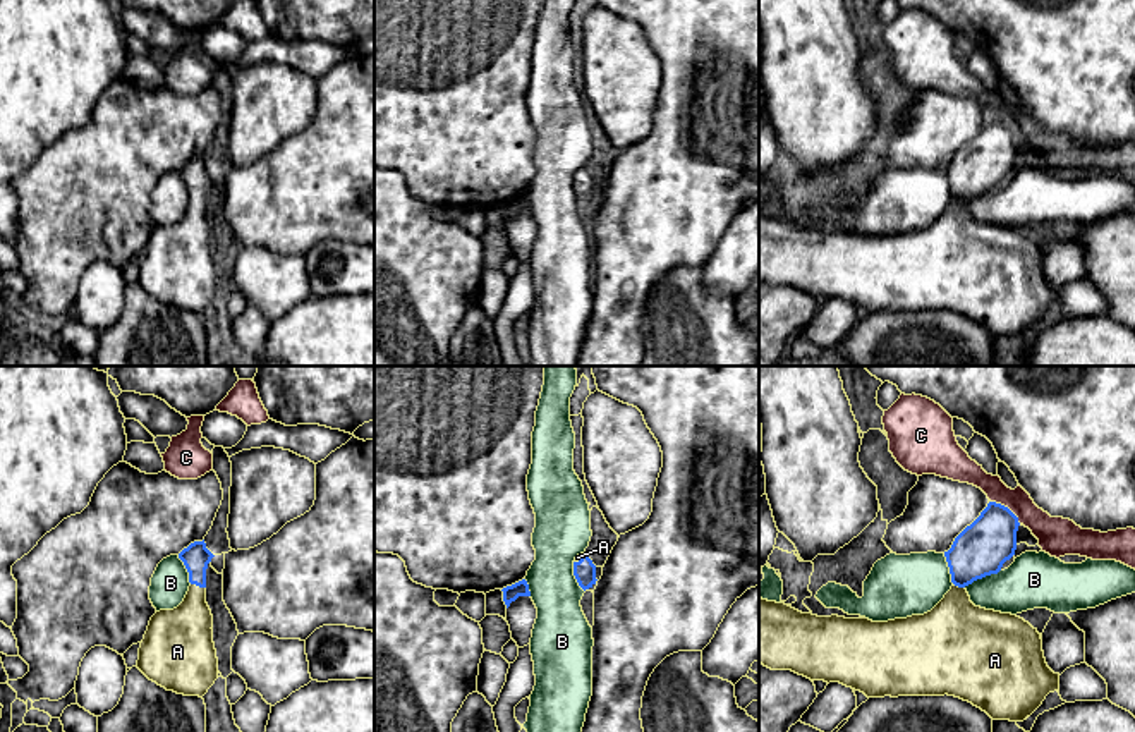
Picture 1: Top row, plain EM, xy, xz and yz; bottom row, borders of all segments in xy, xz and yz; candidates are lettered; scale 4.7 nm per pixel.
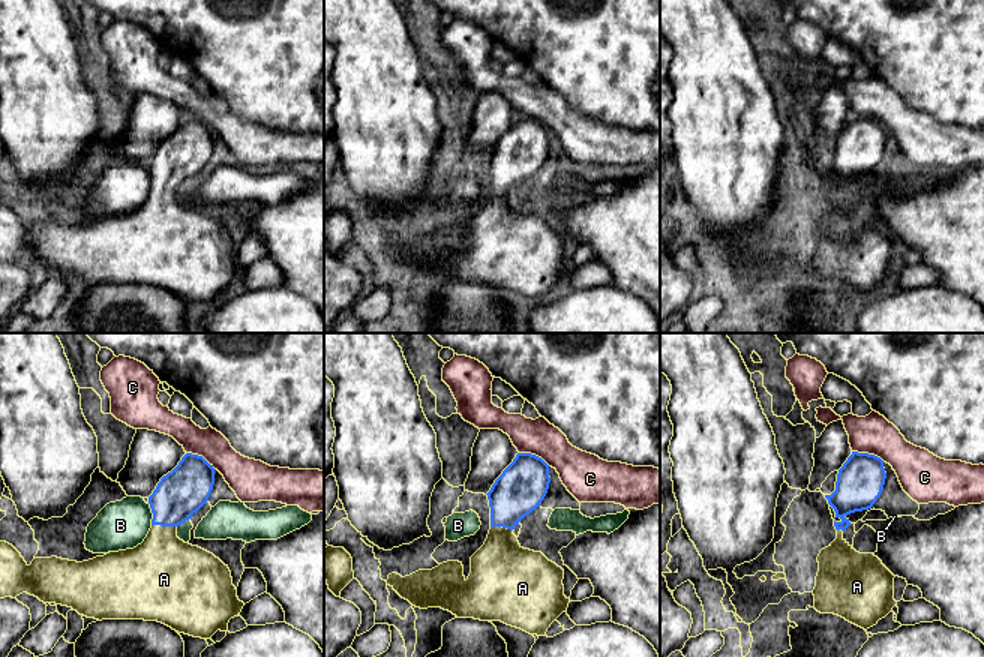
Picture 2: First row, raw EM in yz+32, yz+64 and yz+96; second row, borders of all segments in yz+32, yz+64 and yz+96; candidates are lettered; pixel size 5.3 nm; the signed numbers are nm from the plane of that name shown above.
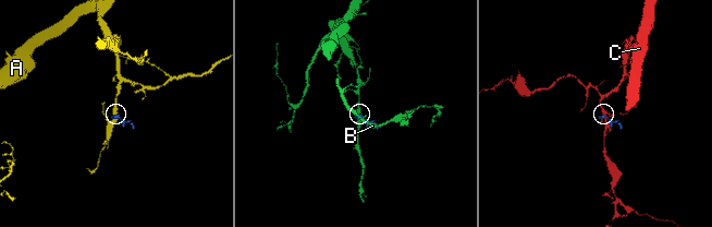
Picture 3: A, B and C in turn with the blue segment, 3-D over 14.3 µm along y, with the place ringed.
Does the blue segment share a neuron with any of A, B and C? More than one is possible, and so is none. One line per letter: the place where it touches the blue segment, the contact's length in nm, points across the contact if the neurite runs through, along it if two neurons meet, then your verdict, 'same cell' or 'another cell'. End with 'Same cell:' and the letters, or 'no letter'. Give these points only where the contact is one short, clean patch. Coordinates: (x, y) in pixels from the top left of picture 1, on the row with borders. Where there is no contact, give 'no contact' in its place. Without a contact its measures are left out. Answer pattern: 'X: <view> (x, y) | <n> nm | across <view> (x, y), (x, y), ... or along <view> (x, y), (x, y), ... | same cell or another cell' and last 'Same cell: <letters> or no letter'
A: xy (198, 585) | 80 nm | across xy (196, 557), (198, 585), (193, 619), (184, 636) | same cell
B: yz (981, 578) | 190 nm | along yz (1000, 569), (964, 586) | another cell
C: yz (1007, 507) | 180 nm | another cell
Same cell: A

